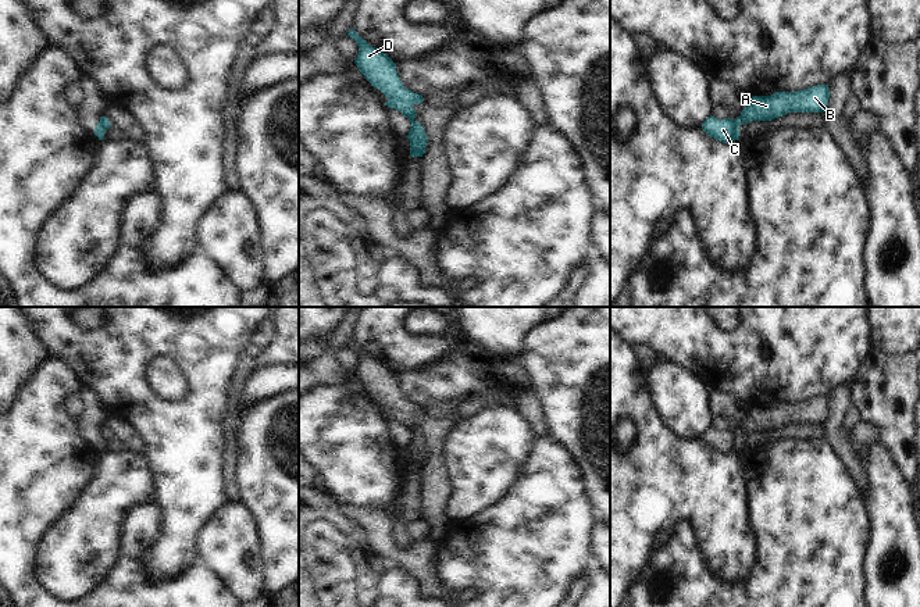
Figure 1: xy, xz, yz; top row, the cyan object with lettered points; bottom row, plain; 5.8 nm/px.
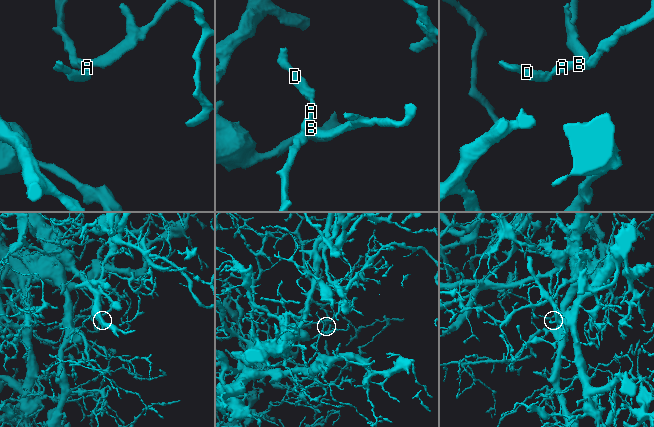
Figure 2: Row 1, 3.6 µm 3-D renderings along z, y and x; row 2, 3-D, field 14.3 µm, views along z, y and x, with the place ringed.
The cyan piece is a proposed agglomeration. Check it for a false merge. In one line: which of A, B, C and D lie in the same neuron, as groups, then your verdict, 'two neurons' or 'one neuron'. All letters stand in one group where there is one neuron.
groups A B C D; one neuron

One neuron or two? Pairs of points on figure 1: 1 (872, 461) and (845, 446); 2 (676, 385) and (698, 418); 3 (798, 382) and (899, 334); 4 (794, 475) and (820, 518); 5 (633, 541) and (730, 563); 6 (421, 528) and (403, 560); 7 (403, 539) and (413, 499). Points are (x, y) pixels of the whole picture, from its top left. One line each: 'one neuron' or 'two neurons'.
1: two neurons
2: one neuron
3: two neurons
4: one neuron
5: one neuron
6: two neurons
7: one neuron

